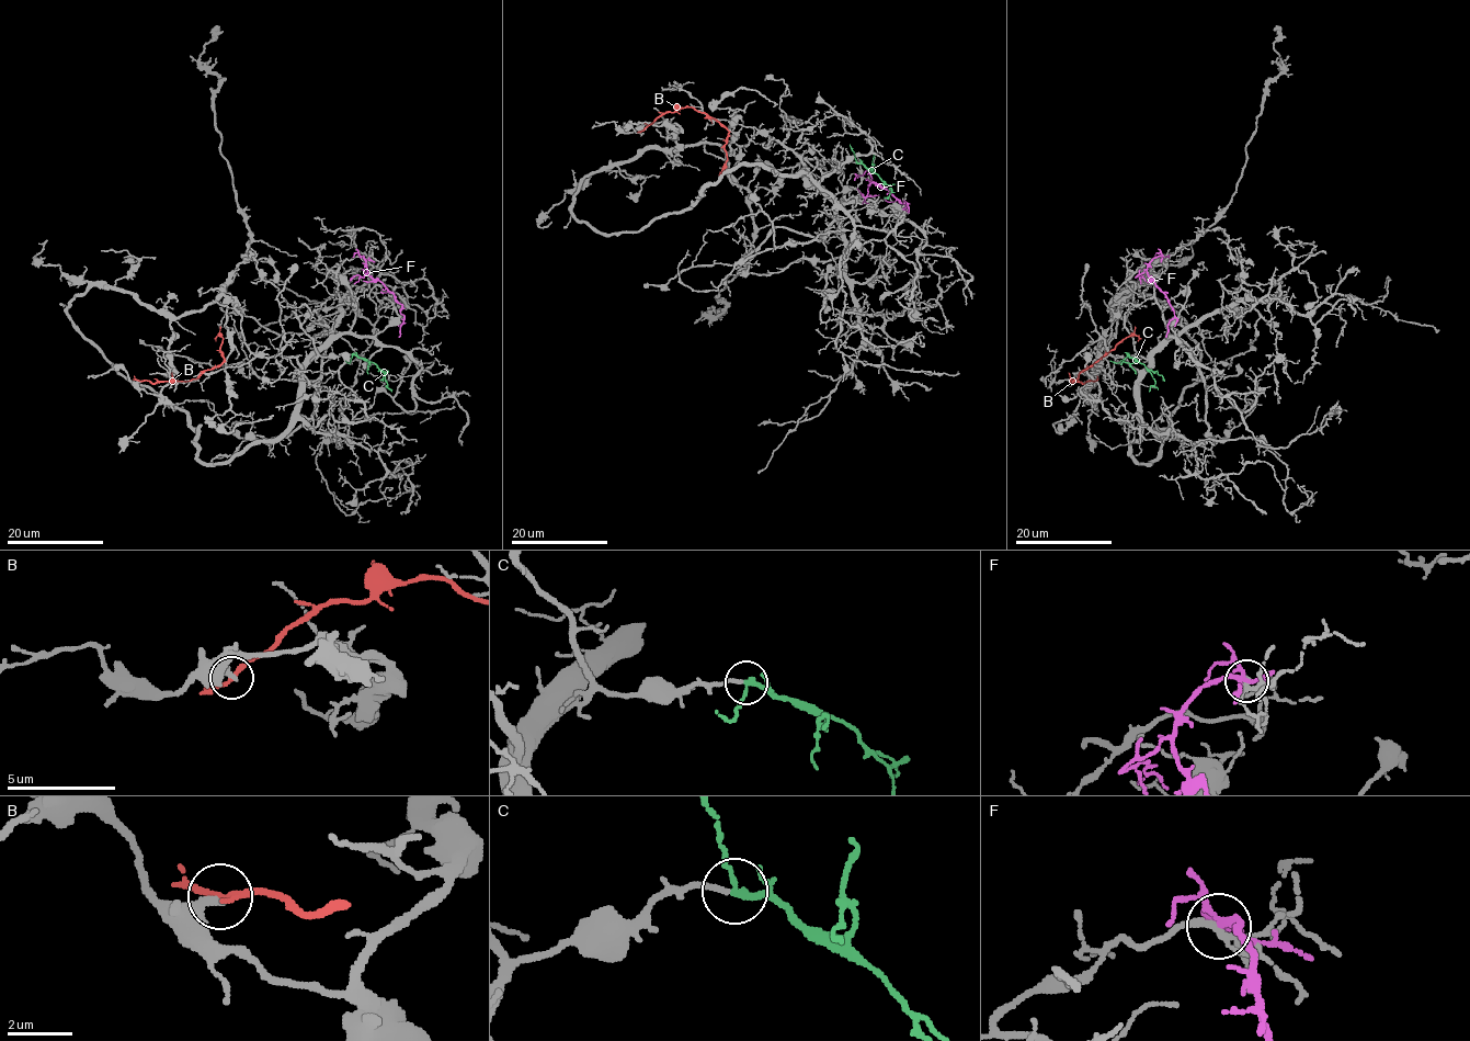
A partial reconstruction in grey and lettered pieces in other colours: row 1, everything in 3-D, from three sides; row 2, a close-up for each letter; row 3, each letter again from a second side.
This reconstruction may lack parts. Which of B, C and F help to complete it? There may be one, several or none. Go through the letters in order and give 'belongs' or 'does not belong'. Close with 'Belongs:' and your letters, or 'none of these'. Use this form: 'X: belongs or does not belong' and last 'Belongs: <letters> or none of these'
B: does not belong
C: belongs
F: does not belong
Belongs: C

